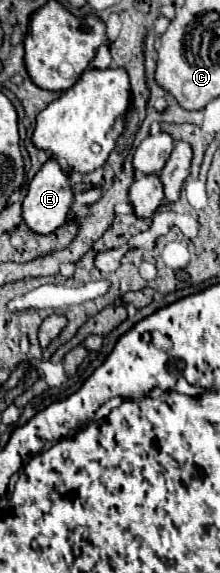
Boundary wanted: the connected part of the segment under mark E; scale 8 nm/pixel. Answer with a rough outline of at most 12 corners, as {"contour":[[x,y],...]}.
{"contour":[[48,159],[22,203],[24,223],[42,235],[68,221],[68,173]]}

